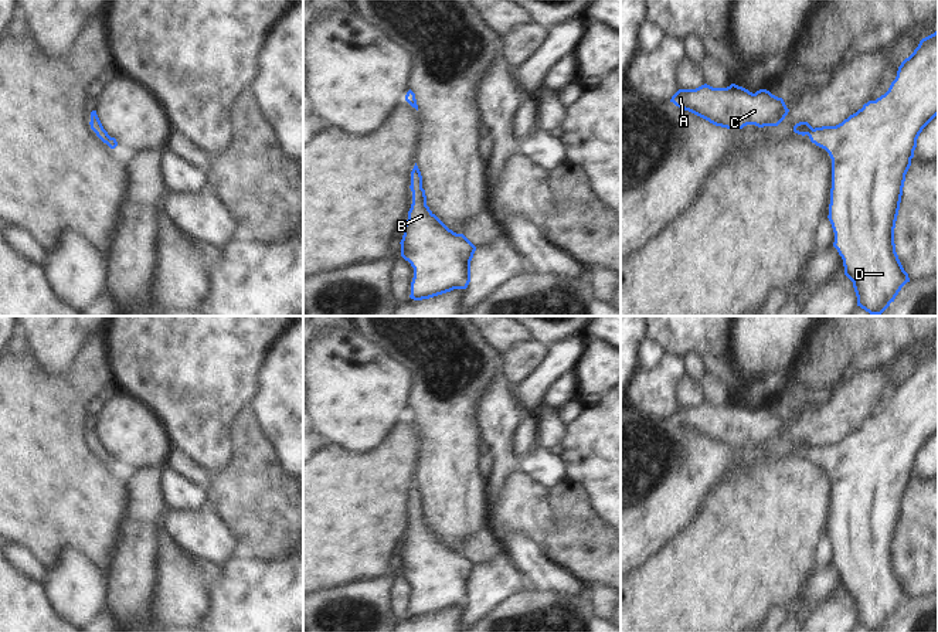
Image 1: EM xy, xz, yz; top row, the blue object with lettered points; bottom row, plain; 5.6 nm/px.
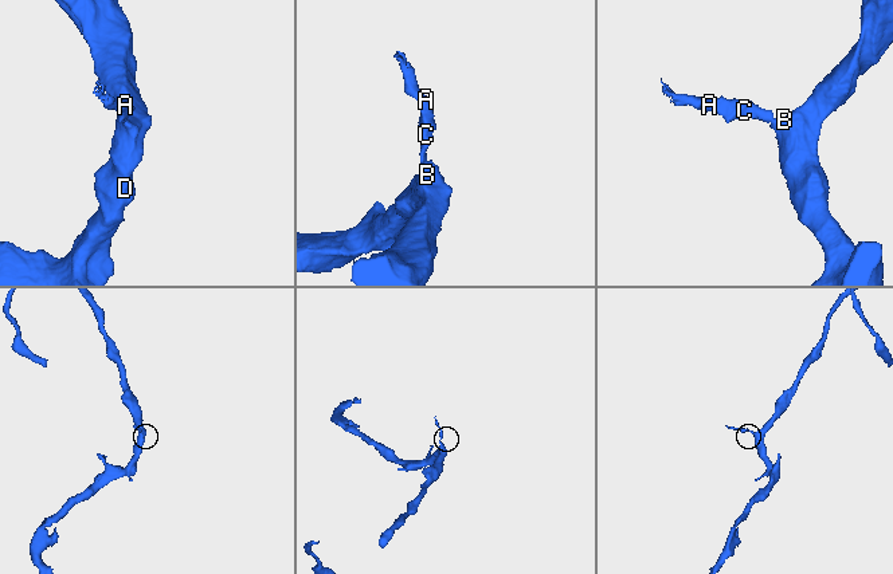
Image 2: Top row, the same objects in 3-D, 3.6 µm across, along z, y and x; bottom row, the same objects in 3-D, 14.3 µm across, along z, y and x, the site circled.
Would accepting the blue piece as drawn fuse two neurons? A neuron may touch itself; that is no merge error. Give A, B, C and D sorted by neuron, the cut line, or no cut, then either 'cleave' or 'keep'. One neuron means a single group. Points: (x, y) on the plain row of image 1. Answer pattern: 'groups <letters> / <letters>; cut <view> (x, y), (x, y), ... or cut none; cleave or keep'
groups A B C D; cut none; keep

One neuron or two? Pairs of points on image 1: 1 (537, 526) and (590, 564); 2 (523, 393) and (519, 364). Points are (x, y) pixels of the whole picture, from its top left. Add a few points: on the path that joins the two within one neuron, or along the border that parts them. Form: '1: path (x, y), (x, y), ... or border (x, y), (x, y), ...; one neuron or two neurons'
1: border (550, 500), (554, 509), (554, 530), (543, 544); two neurons
2: border (544, 360), (526, 380), (515, 386); two neurons

